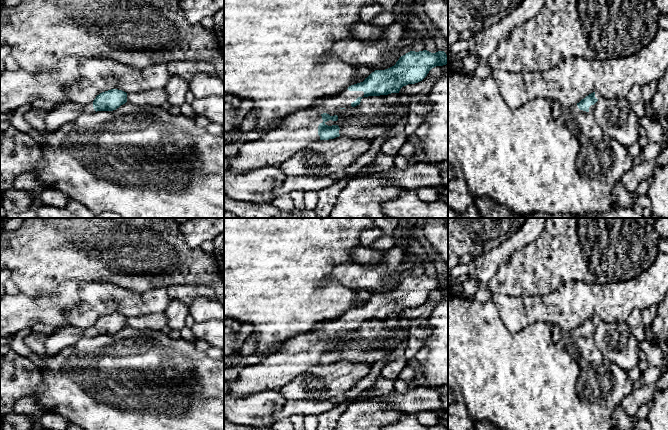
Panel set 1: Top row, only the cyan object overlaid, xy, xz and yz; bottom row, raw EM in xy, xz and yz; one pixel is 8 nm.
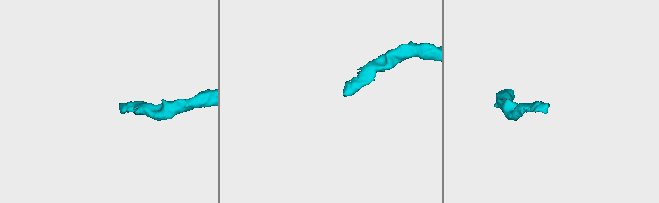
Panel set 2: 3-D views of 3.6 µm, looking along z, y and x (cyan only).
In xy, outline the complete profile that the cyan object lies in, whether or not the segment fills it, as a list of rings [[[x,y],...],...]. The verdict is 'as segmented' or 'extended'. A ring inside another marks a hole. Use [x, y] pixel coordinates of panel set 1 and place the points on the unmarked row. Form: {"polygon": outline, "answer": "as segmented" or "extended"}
{"polygon": [[[118,313],[100,317],[92,328],[64,325],[47,335],[44,343],[45,353],[48,357],[53,358],[65,348],[76,345],[84,338],[93,338],[95,335],[113,335],[126,326],[127,317]]], "answer": "extended"}

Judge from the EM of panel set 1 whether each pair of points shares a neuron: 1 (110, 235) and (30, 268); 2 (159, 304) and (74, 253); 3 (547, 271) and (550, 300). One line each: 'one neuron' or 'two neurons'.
1: one neuron
2: two neurons
3: two neurons

